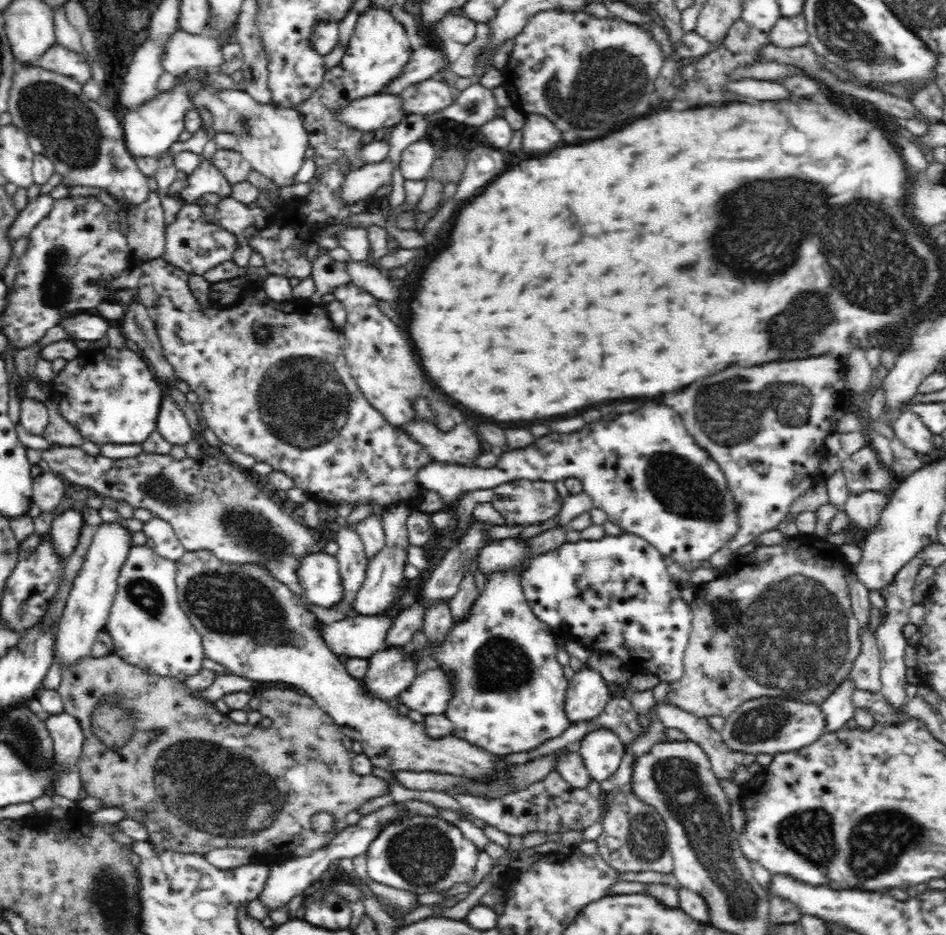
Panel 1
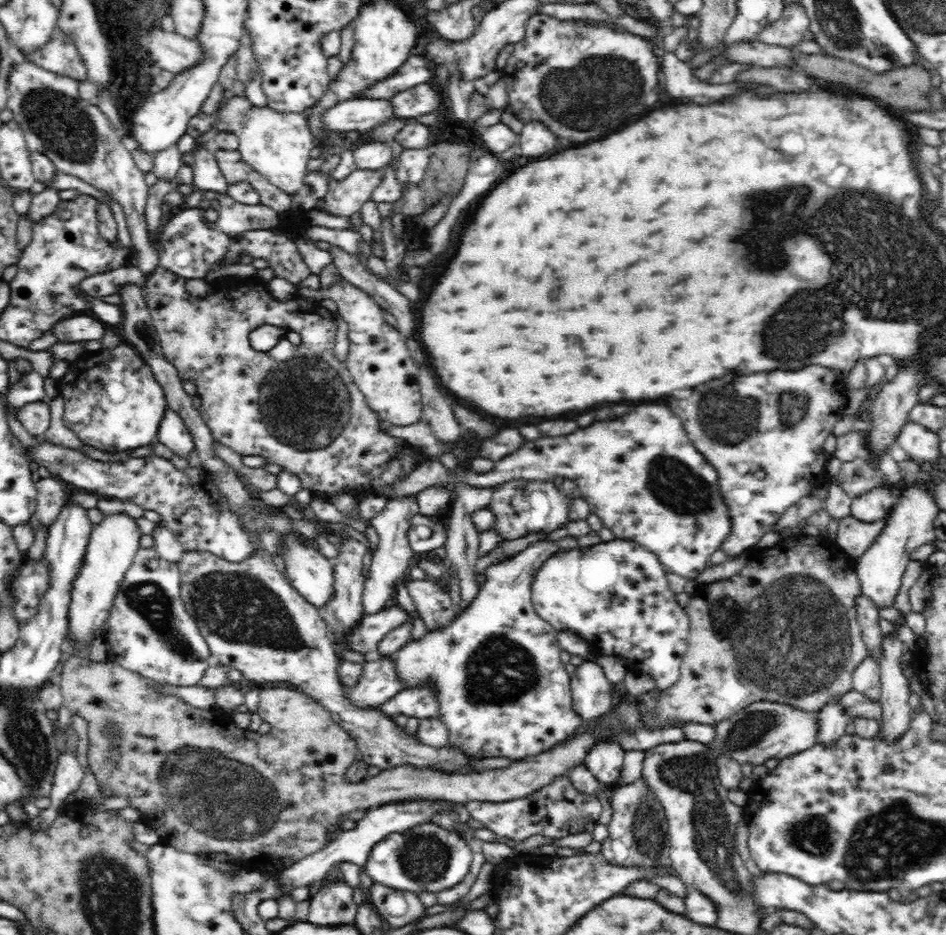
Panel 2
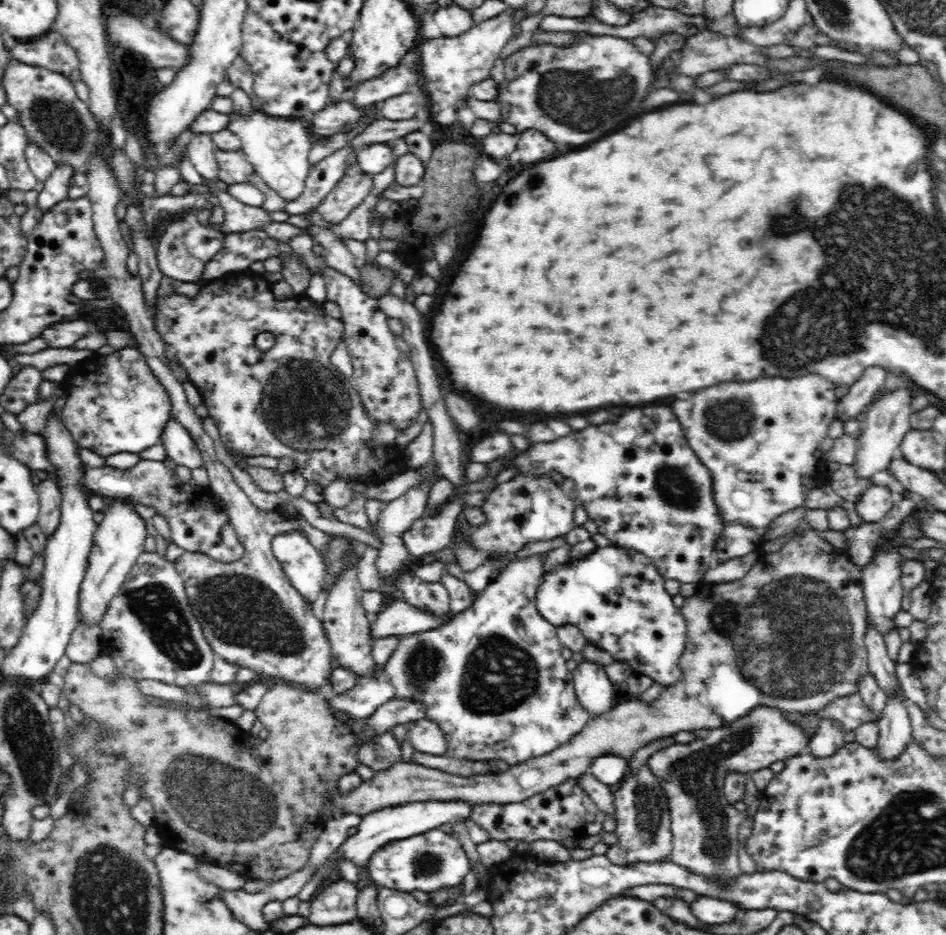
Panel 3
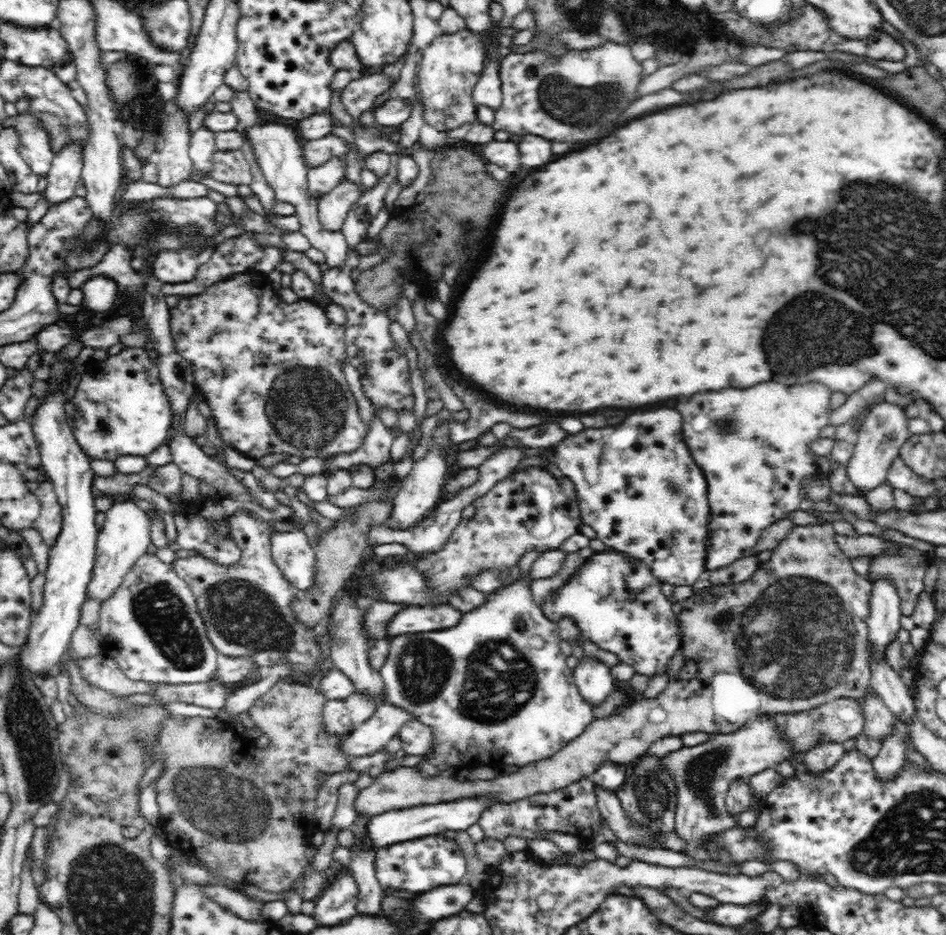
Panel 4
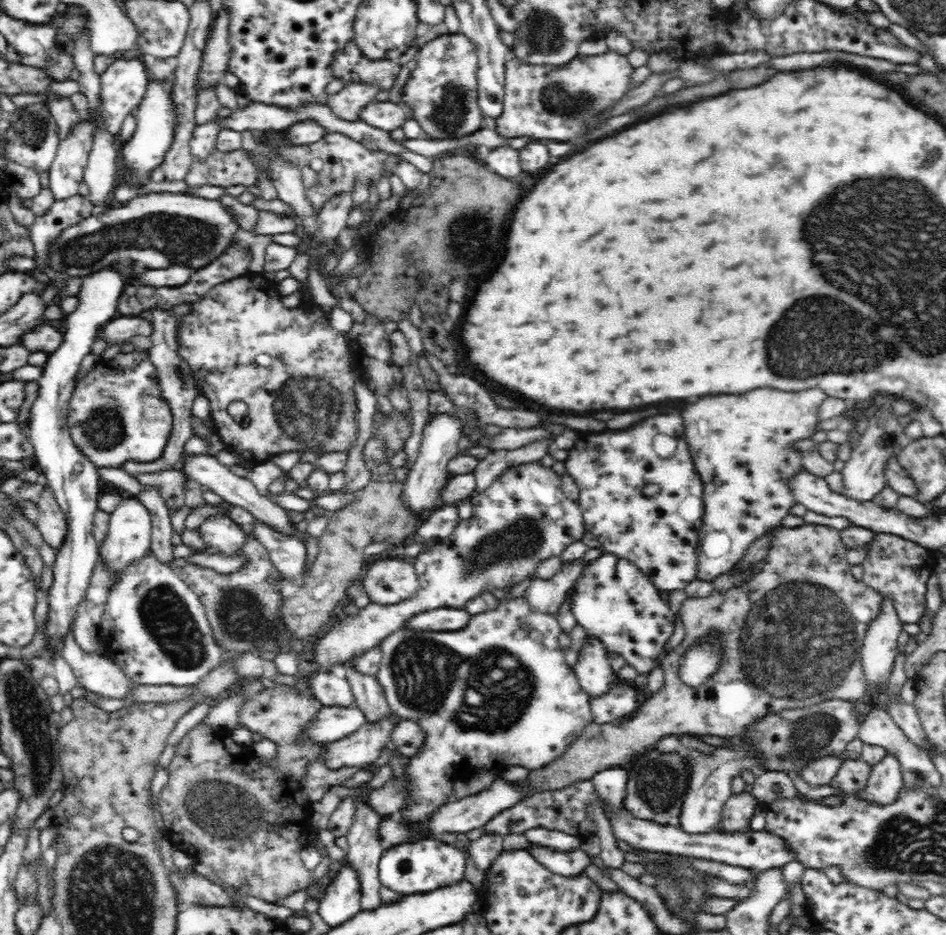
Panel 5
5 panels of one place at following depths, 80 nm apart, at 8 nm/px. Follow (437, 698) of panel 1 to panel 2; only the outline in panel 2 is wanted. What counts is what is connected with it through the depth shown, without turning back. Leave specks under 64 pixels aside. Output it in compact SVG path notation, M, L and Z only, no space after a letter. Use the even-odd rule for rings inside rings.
M416 686L414 689L398 692L379 709L387 717L402 715L408 718L427 719L436 717L438 706L437 694L433 688Z

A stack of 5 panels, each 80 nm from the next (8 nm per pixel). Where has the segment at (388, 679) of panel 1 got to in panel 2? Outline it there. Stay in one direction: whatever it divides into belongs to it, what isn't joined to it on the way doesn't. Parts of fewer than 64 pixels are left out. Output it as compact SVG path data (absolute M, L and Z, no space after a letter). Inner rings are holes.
M382 658L365 662L357 684L348 688L348 698L358 709L379 708L403 691L401 681L395 672L394 658Z

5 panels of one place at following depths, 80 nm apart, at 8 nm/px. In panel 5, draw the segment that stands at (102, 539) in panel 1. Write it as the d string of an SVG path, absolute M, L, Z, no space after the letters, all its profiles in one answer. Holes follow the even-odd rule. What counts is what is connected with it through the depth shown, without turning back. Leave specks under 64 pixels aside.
M135 496L123 499L110 513L110 520L105 539L102 540L99 554L109 566L120 575L122 568L134 563L151 550L152 523L150 512Z

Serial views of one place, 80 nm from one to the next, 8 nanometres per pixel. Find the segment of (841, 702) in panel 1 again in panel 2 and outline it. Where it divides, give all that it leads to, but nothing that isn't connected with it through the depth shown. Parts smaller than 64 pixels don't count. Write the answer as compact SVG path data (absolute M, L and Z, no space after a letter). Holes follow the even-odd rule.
M834 699L828 706L824 706L816 715L817 724L819 725L817 733L817 743L819 745L830 745L836 742L840 737L845 735L845 728L852 721L848 715L839 708L837 699Z

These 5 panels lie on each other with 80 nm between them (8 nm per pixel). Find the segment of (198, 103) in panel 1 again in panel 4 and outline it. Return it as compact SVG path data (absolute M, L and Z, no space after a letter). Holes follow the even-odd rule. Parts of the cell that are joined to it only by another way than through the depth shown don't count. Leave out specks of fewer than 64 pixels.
M258 124L248 129L248 140L254 146L254 154L258 158L258 164L264 172L264 178L276 192L276 200L281 204L294 206L295 215L299 219L301 227L299 231L306 236L310 245L326 255L326 264L329 268L344 266L347 258L348 246L345 236L341 231L330 232L319 222L317 200L308 191L308 178L304 149L300 144L300 134L292 126L284 124Z

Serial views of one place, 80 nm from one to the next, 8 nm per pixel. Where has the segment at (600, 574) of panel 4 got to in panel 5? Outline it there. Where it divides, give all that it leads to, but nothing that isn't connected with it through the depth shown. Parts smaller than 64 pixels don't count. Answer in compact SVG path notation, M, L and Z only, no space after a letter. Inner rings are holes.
M604 553L575 581L571 611L577 624L594 636L614 655L624 657L627 665L648 674L659 666L664 646L674 632L674 612L660 597L658 588L629 560Z

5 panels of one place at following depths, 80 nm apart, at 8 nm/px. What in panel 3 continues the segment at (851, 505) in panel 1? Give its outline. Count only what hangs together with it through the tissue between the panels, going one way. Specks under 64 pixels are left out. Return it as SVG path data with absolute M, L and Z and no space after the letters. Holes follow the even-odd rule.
M873 484L856 502L856 510L866 523L882 520L895 502L887 486Z

